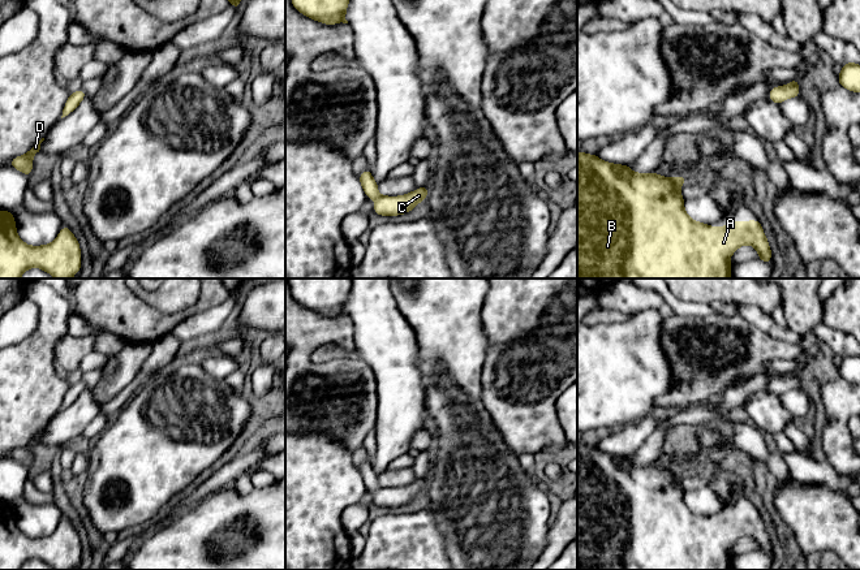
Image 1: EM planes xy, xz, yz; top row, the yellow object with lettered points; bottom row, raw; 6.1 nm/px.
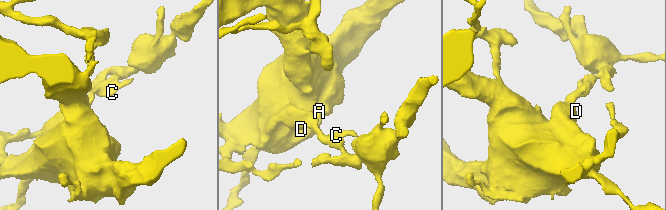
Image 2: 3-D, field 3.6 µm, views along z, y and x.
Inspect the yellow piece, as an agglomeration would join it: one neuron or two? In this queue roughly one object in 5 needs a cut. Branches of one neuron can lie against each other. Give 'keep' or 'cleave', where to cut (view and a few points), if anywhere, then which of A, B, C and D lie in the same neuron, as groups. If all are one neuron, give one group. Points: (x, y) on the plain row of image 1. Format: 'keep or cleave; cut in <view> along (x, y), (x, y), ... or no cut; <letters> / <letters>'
keep; no cut; A B C D

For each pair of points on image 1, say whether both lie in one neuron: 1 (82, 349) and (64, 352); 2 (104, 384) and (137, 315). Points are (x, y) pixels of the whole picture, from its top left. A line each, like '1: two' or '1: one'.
1: one
2: two

